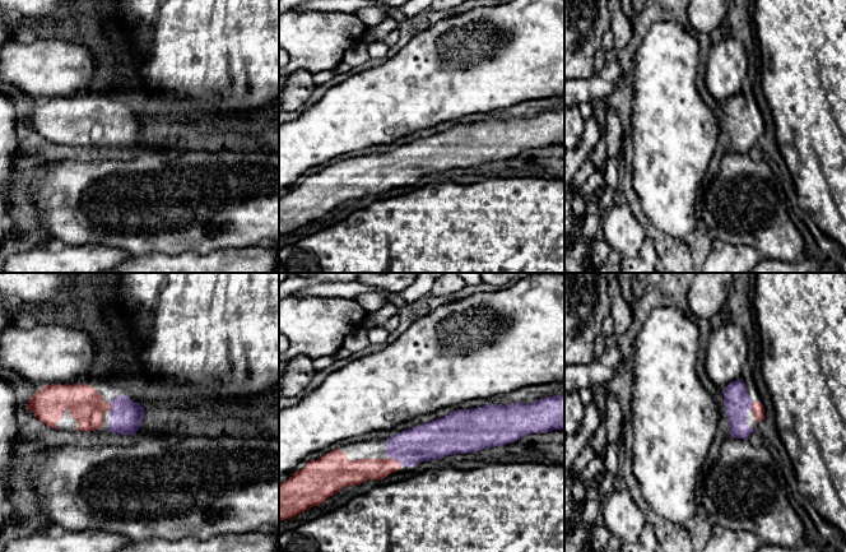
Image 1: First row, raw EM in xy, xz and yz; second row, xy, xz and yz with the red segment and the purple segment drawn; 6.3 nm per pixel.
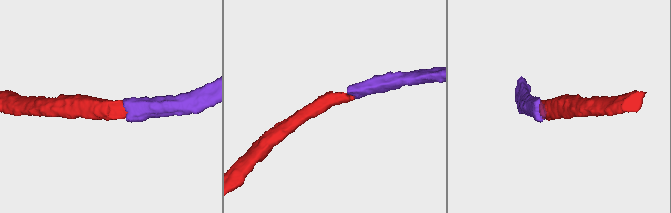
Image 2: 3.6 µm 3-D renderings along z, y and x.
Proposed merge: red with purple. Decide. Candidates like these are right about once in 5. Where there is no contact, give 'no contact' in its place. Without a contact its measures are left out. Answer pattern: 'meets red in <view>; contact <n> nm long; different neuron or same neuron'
meets red in xy; contact 60 nm long; same neuron

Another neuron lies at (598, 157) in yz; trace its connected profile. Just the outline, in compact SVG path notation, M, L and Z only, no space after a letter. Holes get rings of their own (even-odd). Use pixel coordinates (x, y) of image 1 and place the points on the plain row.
M600 136L599 142L596 143L594 150L590 154L590 161L595 166L596 171L604 171L605 164L608 162L608 154L606 154L606 143L604 136Z

